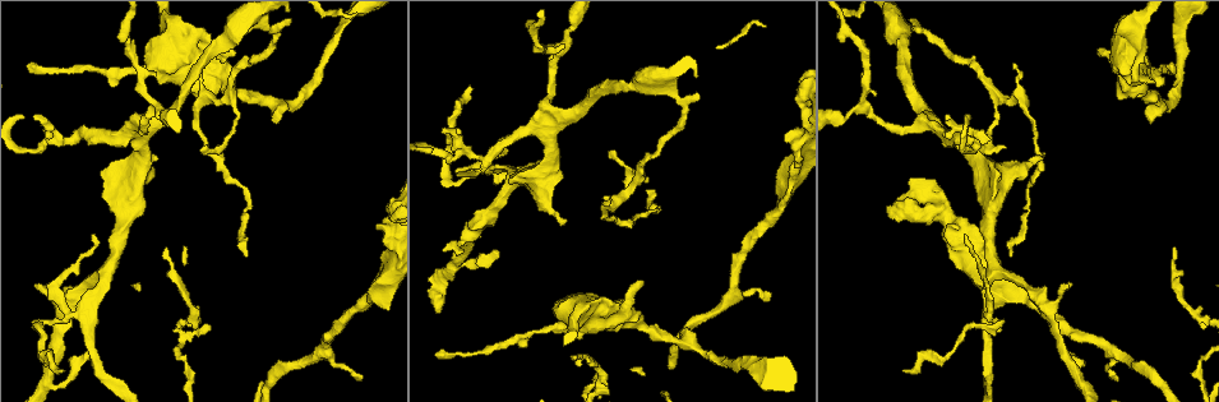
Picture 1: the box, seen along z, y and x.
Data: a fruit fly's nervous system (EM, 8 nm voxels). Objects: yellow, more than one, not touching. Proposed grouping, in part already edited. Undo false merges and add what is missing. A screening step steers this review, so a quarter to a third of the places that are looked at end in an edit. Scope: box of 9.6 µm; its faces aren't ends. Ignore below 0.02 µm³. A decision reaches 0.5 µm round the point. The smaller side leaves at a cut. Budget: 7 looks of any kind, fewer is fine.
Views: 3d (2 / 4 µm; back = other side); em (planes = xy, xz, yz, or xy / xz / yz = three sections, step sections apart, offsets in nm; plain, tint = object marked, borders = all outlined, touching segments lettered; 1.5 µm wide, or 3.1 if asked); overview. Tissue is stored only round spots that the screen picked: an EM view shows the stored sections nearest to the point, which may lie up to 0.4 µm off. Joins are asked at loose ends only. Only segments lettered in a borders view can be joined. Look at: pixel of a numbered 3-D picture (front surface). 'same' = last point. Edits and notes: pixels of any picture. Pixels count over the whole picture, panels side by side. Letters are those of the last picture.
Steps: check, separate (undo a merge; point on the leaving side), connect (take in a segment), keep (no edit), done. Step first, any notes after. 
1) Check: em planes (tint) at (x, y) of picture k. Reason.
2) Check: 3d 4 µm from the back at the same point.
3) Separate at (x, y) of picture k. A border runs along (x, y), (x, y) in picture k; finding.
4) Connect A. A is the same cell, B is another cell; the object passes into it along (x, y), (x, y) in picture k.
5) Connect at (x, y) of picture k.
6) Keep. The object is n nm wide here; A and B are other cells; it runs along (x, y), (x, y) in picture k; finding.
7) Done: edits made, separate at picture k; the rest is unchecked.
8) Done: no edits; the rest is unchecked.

Check: em yz step 4 (tint) at (1016, 65) of picture 1. Free end.

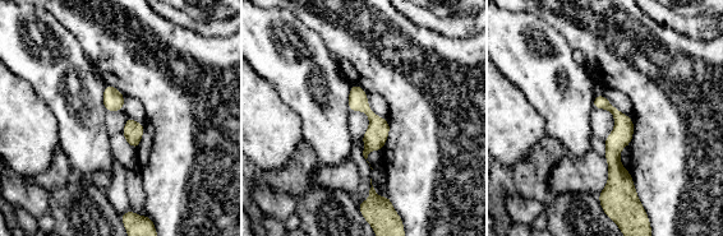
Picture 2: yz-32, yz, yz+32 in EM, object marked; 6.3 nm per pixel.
Check: em yz step 4 (borders) at the same point. What lies round it.

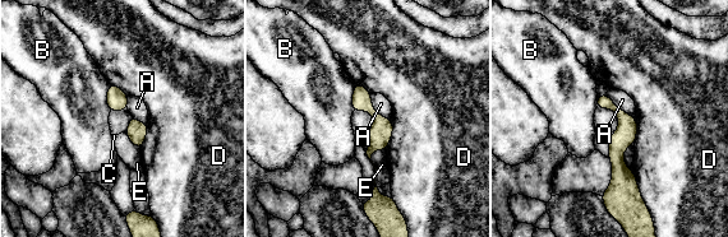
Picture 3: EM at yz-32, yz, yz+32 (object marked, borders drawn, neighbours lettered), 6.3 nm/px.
Keep. The object is 80 nm wide here; A, B, C, D and E are other cells; a border runs along (391, 120), (392, 135), (385, 148) in picture 3; no lettered segment goes on from it.

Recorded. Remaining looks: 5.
Check: em planes (borders) at (613, 150) of picture 1. Branch stops here.

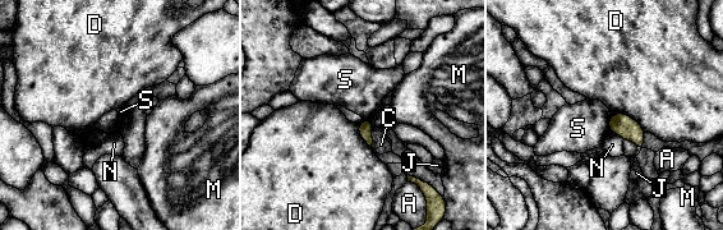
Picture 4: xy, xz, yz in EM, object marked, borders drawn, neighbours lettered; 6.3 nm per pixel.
Keep. A, C, D, J, M, N and S are other cells; a border runs along (608, 119), (609, 130) in picture 4; none of them fits.

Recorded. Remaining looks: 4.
Check: 3d 2 µm from the back at (686, 331) of picture 1.

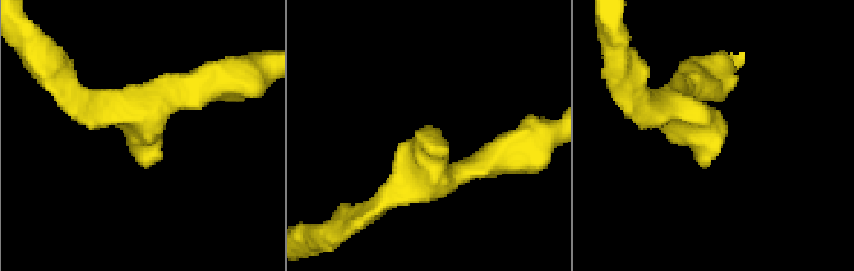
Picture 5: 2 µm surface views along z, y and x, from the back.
Check: em planes (borders) at (139, 161) of picture 5. Now the EM.

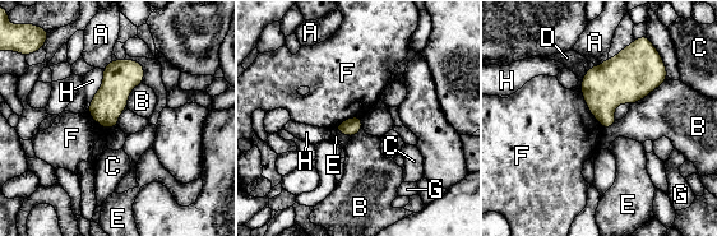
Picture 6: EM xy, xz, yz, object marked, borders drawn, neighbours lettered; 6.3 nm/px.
Keep. A, B, C, D, E, F, G and H are other cells; a border runs along (666, 81), (630, 105) in picture 6; no lettered segment goes on from it.

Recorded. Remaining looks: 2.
Done: no edits; the rest is unchecked.

